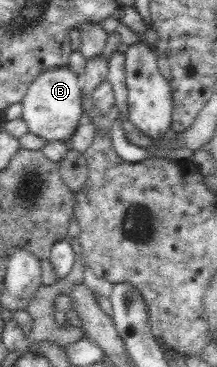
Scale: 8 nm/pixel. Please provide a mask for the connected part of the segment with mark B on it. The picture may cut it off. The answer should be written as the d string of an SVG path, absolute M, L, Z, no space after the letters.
M70 66L42 70L26 91L22 99L22 119L27 123L30 133L39 135L47 141L70 142L78 120L83 116L84 107L82 75L72 71Z

